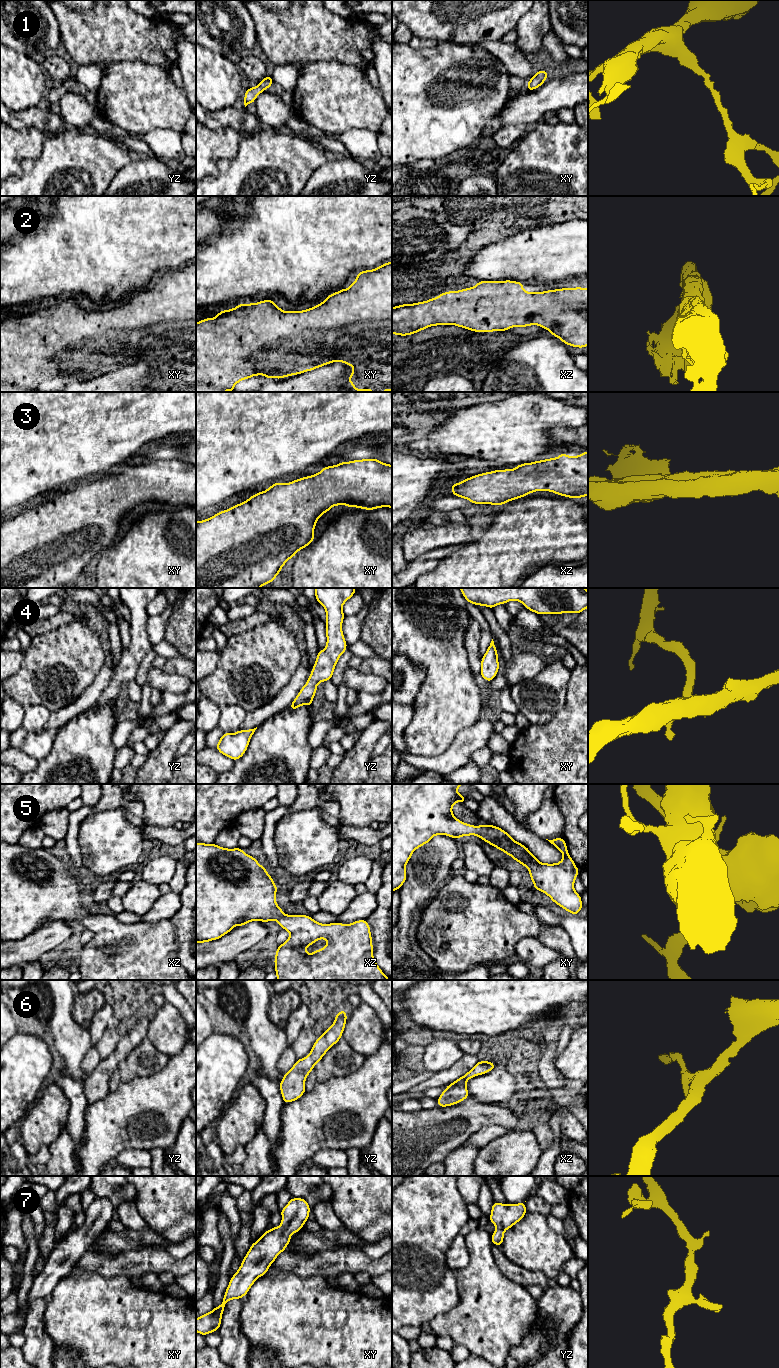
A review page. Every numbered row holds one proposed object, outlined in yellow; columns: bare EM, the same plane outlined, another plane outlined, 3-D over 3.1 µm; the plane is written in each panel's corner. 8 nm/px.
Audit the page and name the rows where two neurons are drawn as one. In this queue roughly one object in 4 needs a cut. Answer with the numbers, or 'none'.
none

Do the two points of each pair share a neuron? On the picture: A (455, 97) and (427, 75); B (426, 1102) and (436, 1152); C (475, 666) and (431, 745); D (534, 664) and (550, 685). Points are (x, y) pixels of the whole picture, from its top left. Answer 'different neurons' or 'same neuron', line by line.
A: same neuron
B: different neurons
C: different neurons
D: different neurons

